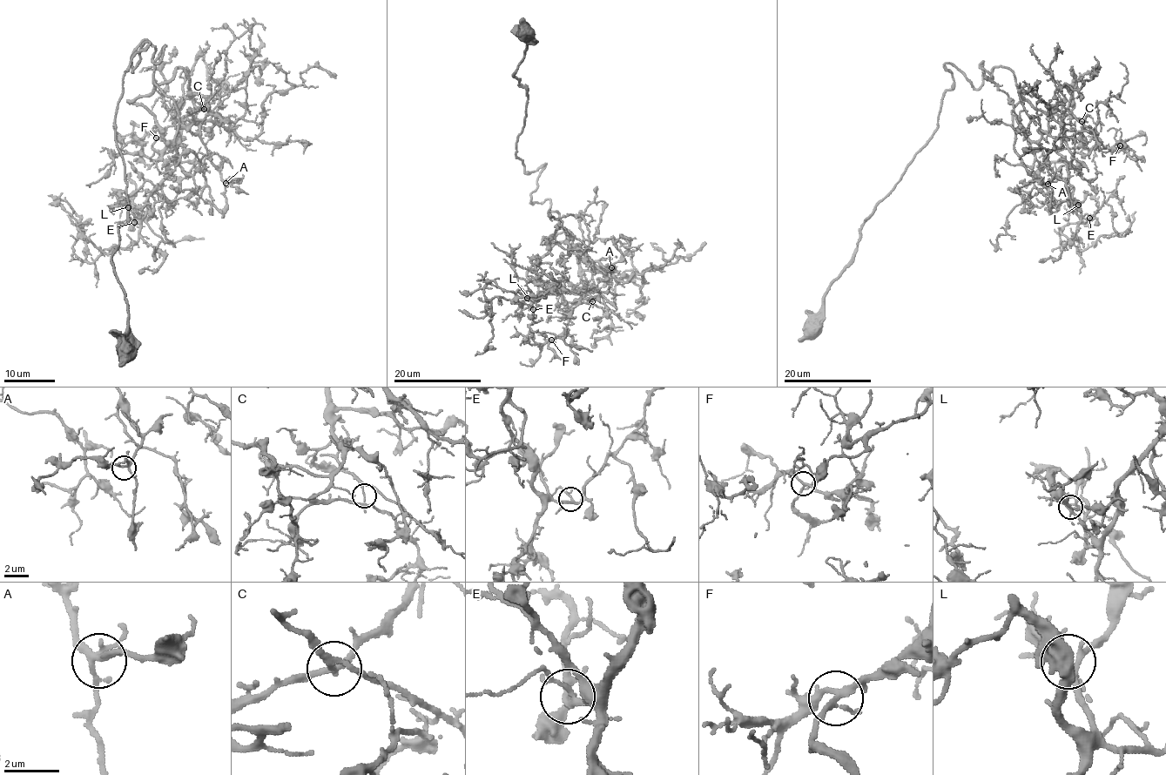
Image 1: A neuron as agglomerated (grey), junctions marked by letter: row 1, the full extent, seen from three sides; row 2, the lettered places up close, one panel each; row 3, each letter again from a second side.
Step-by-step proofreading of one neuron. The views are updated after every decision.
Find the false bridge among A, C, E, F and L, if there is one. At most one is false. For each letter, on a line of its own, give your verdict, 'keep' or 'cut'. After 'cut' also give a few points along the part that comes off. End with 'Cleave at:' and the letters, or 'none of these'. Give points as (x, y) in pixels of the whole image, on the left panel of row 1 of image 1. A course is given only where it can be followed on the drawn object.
A: keep
C: cut | (204, 110), (222, 116), (237, 138), (247, 149), (256, 150)
E: keep
F: keep
L: keep
Cleave at: C

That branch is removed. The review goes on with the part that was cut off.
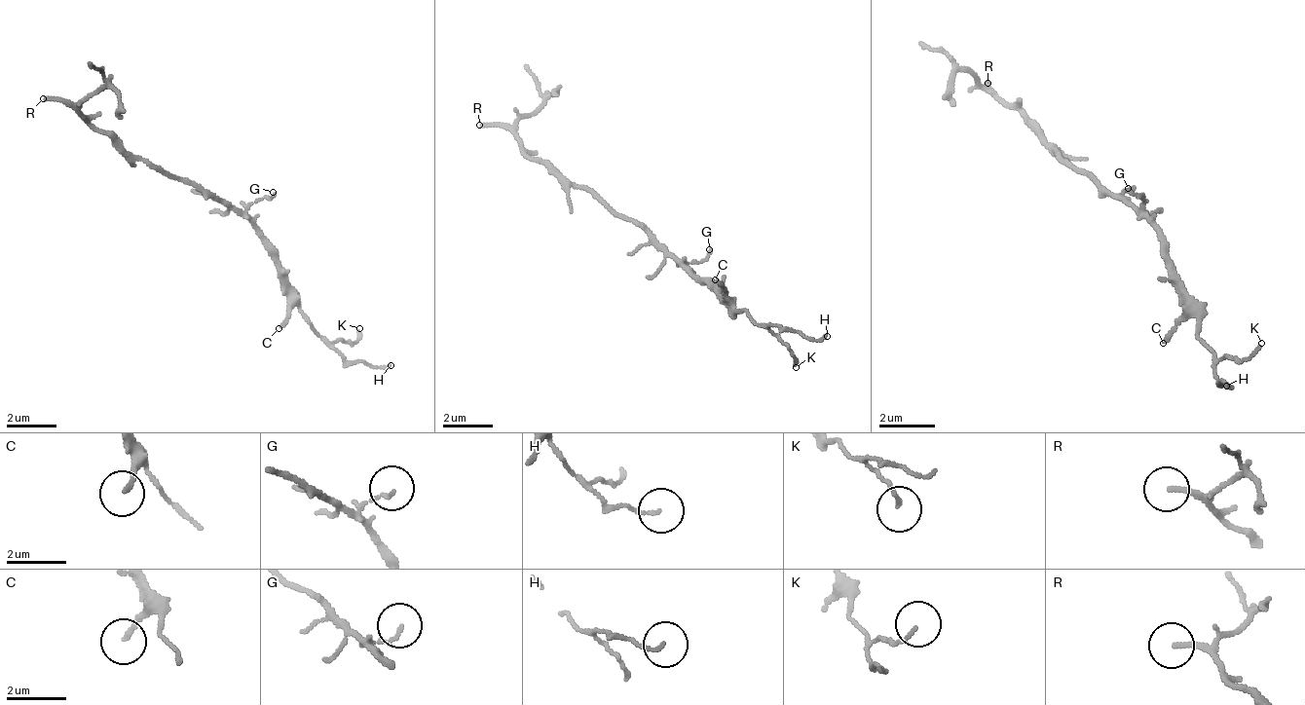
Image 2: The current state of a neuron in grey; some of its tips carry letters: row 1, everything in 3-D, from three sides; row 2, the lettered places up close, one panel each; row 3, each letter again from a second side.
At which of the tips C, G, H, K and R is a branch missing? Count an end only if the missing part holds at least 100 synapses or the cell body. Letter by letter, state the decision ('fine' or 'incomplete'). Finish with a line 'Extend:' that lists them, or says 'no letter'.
C: fine
G: fine
H: fine
K: fine
R: incomplete
Extend: R

